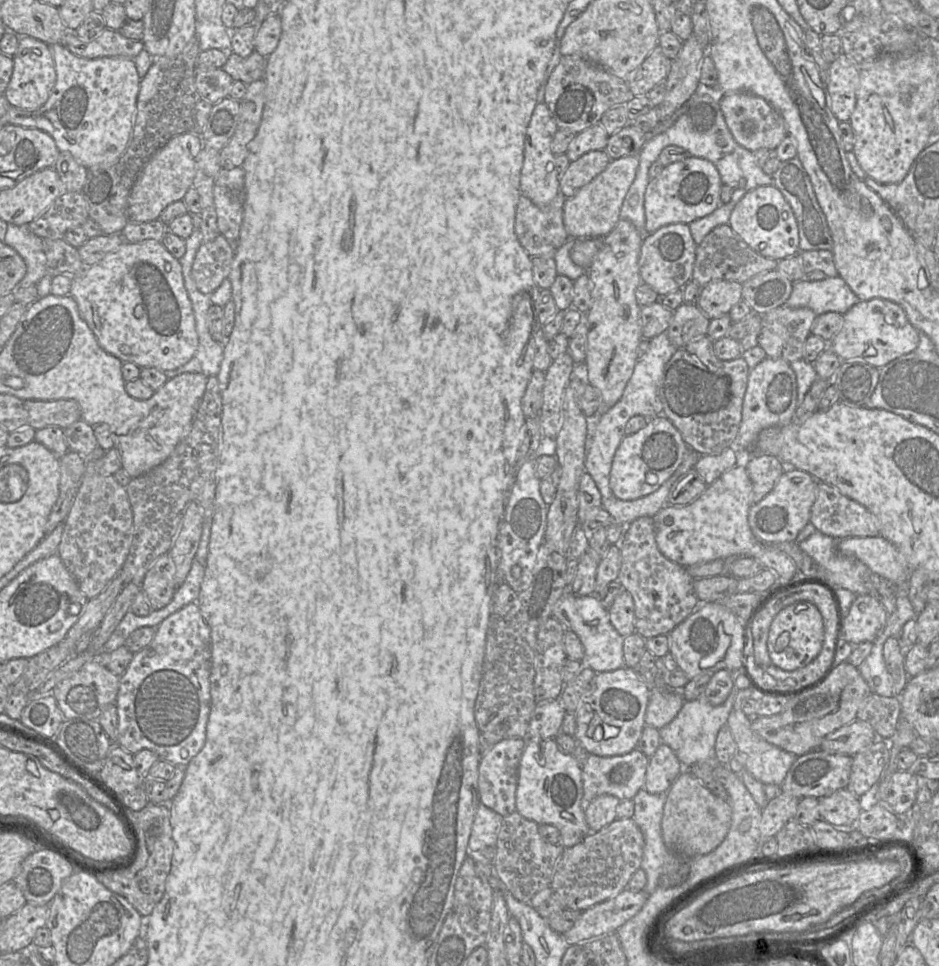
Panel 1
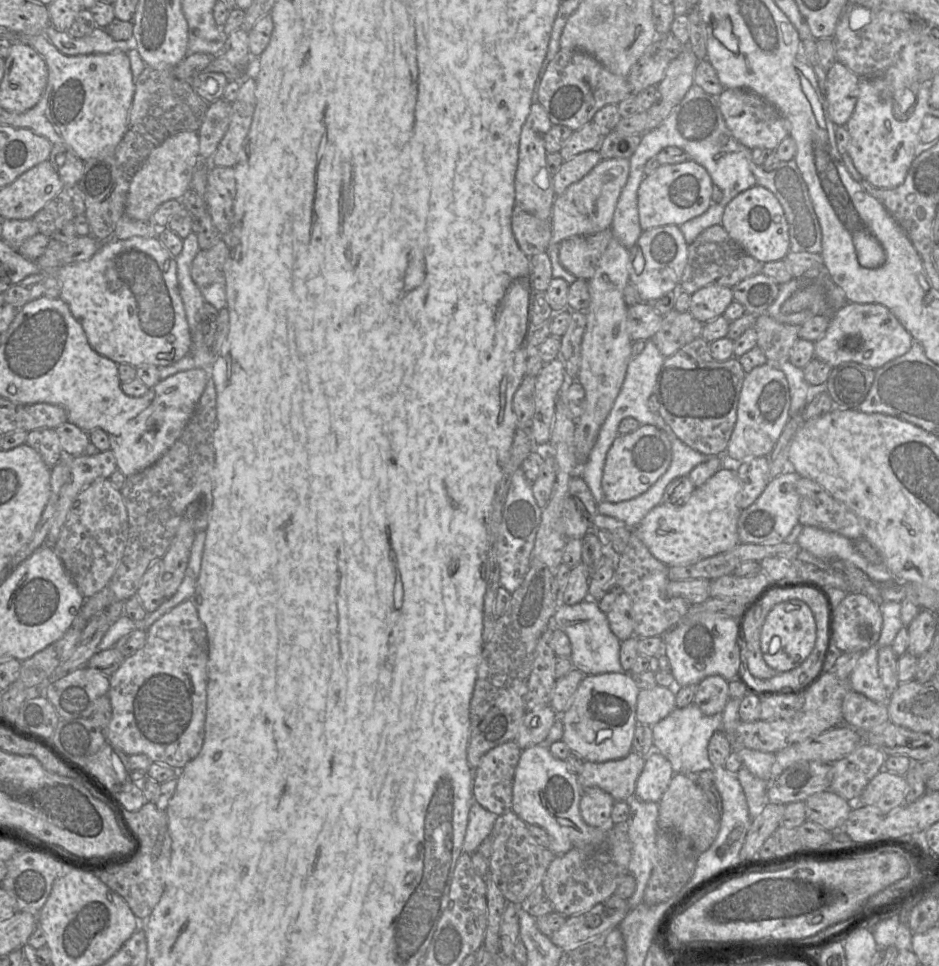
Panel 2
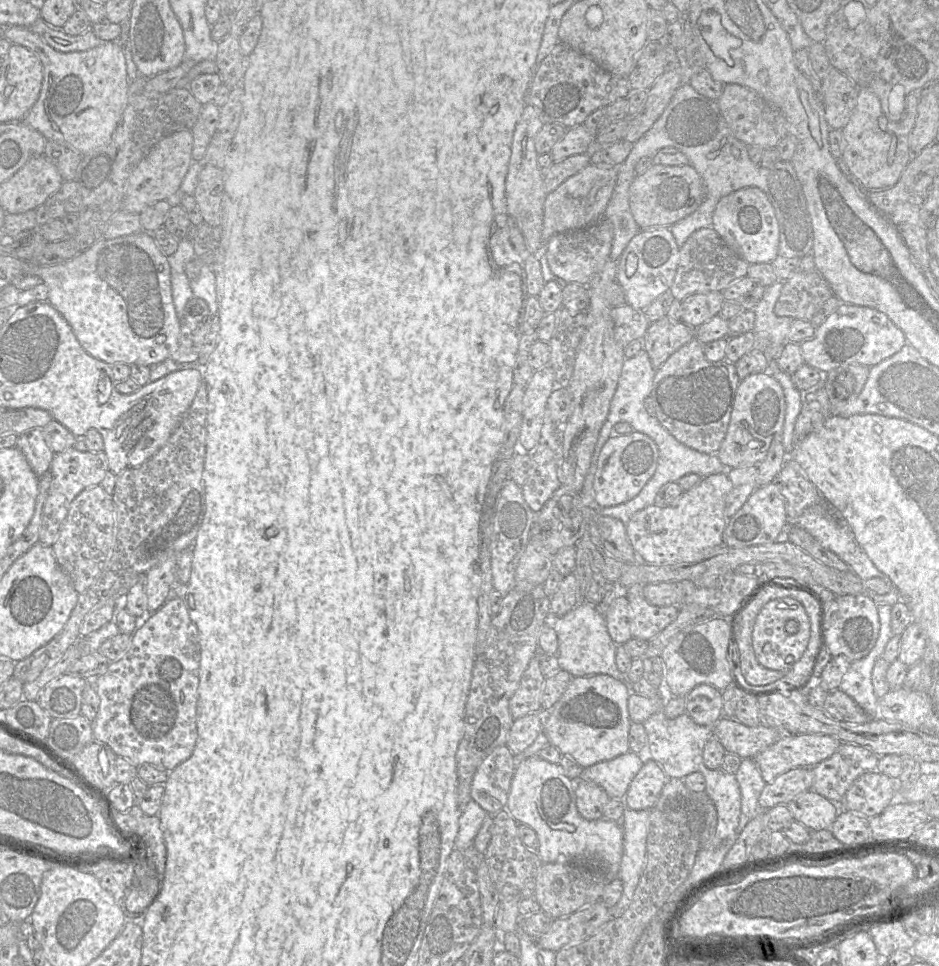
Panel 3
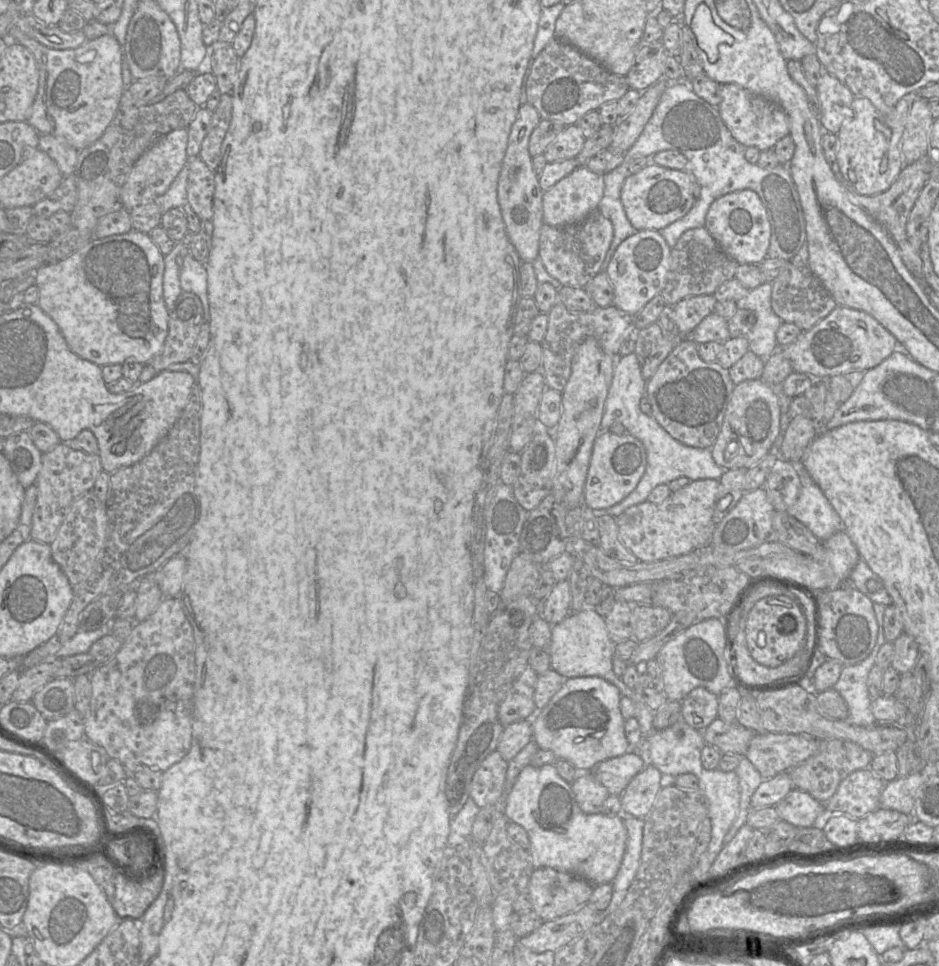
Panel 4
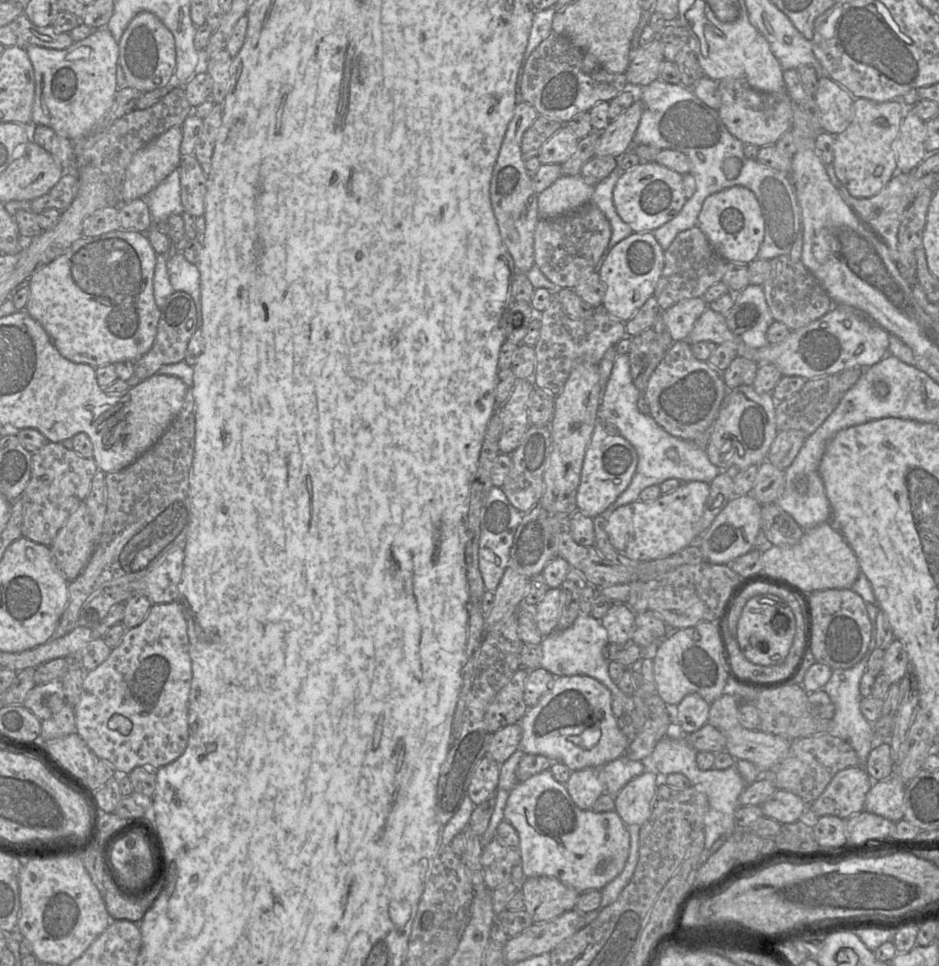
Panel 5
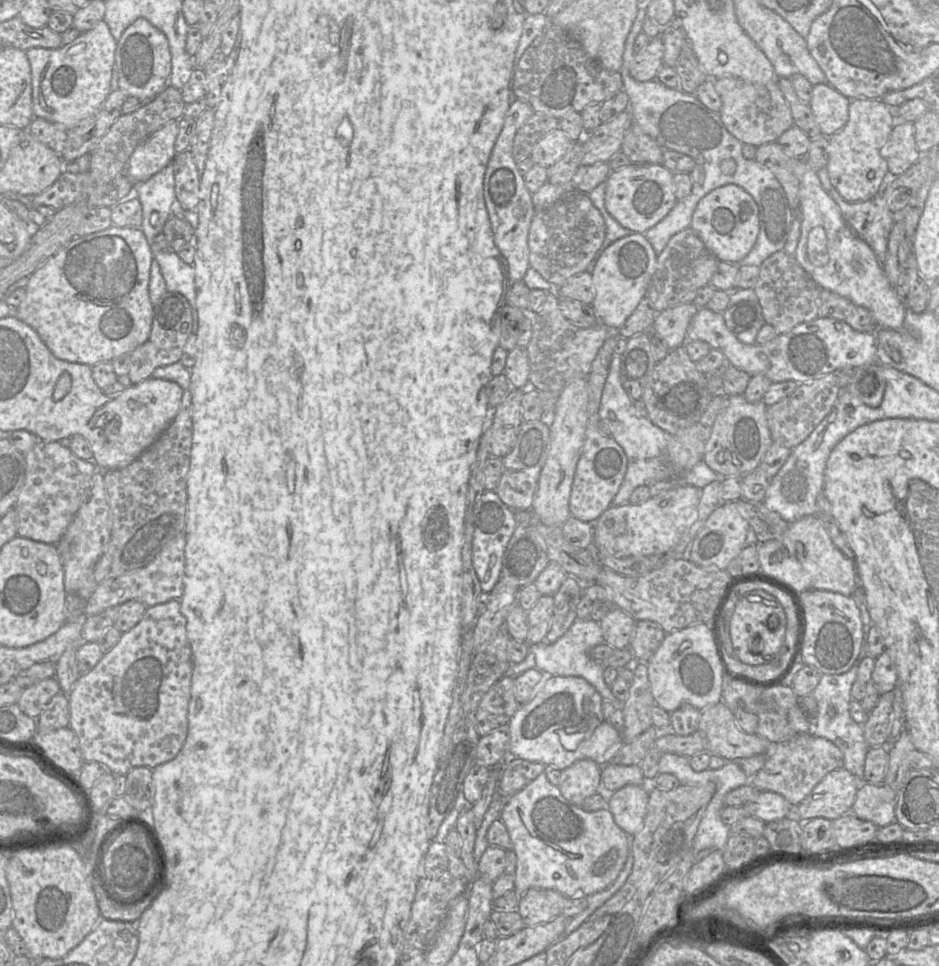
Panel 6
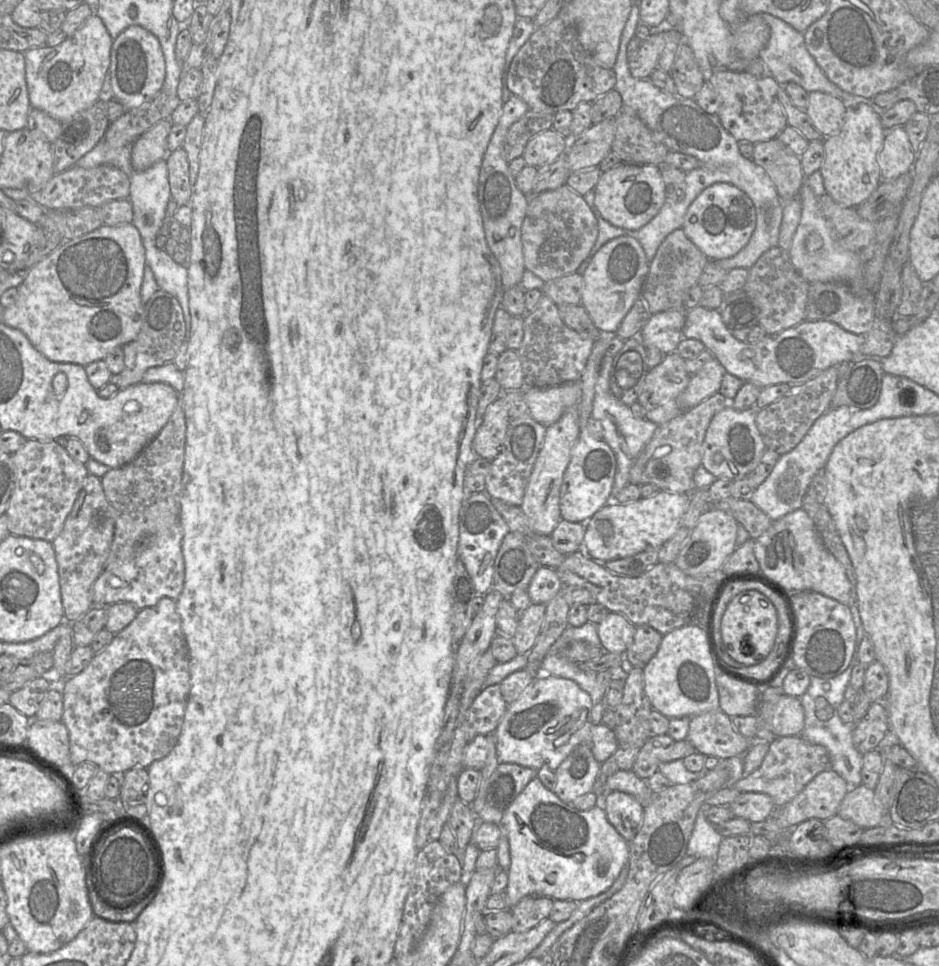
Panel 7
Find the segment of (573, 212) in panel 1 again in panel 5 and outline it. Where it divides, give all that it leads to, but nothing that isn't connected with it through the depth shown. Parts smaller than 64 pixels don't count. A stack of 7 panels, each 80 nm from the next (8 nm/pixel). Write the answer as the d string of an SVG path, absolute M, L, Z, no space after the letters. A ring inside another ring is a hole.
M580 174L560 176L538 193L539 217L558 217L581 209L591 202L594 187L586 184Z

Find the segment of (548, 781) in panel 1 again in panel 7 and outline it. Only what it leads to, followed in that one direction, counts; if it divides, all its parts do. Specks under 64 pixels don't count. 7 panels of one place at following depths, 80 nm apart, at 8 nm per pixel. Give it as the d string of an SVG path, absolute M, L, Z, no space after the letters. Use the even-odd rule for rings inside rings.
M536 777L506 809L501 823L510 844L511 865L505 889L509 906L531 895L558 900L583 901L609 889L629 862L629 842L609 822L604 809L595 806L583 811L562 801Z

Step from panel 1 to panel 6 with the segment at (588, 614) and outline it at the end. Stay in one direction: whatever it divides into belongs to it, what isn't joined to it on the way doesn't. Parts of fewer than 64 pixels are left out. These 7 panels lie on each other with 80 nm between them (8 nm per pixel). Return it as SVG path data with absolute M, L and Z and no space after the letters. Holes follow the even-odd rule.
M575 619L570 628L554 643L548 644L539 642L535 645L529 645L534 653L535 668L544 674L554 676L579 676L588 681L601 695L603 699L611 702L612 705L622 710L624 702L618 700L612 693L611 688L605 683L603 672L604 667L598 661L589 656L589 651L594 646L604 643L602 630L598 622L588 619Z

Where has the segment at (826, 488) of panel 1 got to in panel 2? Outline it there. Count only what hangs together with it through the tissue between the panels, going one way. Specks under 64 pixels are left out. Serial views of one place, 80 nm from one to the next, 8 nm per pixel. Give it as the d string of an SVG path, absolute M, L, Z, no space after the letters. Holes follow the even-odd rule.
M800 477L796 483L796 491L800 497L801 525L835 532L852 541L863 538L856 515L817 482Z

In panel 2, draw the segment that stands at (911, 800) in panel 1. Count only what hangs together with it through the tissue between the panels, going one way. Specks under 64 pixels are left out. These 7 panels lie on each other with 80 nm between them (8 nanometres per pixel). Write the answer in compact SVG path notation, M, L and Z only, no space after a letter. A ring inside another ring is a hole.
M883 769L865 787L858 804L876 808L882 815L888 815L905 804L907 793L905 777Z

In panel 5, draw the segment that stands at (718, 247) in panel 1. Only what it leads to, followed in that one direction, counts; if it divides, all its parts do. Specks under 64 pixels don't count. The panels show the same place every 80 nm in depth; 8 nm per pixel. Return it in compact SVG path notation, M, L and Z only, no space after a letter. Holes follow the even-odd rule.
M698 226L680 232L664 253L664 267L661 277L658 280L653 296L663 311L671 308L681 300L701 297L712 285L721 282L727 269L727 260L722 258L719 253L709 243L705 234Z

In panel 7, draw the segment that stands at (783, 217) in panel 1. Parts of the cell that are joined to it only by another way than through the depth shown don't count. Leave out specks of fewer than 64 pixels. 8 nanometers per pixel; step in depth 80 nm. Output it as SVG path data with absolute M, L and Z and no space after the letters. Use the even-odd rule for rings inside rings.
M715 183L704 189L687 209L682 229L710 259L720 260L737 254L756 228L756 208L751 198L729 183Z

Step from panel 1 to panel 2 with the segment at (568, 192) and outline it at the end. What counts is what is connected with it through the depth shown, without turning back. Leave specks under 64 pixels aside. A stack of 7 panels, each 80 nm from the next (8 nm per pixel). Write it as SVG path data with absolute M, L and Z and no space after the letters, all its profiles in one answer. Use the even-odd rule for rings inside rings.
M588 150L564 161L558 172L553 175L556 196L562 194L569 185L581 180L601 160L598 150Z

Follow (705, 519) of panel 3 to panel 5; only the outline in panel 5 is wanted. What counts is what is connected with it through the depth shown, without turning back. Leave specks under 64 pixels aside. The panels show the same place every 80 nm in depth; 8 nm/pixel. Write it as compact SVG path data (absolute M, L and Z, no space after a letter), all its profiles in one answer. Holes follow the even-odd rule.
M690 481L655 500L637 500L618 507L606 518L610 543L619 553L636 561L651 561L678 552L696 540L697 523L702 518L709 492L708 483Z

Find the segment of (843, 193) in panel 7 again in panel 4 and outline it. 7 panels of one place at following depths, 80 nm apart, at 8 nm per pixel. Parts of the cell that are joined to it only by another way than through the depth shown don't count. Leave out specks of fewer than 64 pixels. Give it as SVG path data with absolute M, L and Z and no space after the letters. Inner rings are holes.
M916 93L903 96L888 114L880 113L865 97L854 98L851 112L837 133L836 158L840 171L849 184L847 188L852 194L873 196L885 192L904 167L900 141L909 110L917 97Z

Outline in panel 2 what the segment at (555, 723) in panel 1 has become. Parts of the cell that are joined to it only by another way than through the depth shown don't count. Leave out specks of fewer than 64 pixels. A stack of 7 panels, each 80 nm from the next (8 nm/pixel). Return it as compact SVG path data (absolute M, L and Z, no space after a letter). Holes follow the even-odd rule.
M550 705L528 711L520 725L515 742L522 750L540 744L548 736L558 716Z

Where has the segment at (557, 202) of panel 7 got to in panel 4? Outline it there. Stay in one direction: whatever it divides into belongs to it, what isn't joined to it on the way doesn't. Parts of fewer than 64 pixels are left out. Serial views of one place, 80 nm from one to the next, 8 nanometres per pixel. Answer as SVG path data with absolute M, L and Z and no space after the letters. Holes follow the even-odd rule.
M599 211L583 221L558 227L542 224L539 238L539 258L547 273L563 286L584 288L600 271L613 239L613 225Z

